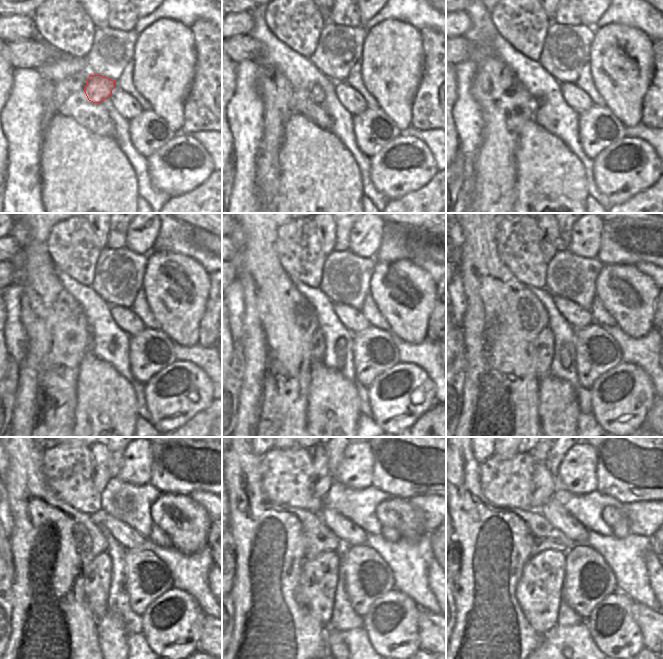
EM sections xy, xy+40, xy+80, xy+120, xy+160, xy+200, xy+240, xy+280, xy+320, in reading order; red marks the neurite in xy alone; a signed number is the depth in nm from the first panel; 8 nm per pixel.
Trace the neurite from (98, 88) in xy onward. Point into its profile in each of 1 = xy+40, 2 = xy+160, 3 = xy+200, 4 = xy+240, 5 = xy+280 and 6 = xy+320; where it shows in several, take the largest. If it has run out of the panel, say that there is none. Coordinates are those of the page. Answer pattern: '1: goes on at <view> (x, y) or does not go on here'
1: goes on at xy+40 (316, 93)
2: goes on at xy+160 (317, 345)
3: goes on at xy+200 (544, 344)
4: goes on at xy+240 (97, 574)
5: goes on at xy+280 (319, 577)
6: goes on at xy+320 (539, 590)

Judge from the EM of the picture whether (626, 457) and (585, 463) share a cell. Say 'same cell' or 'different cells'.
different cells

